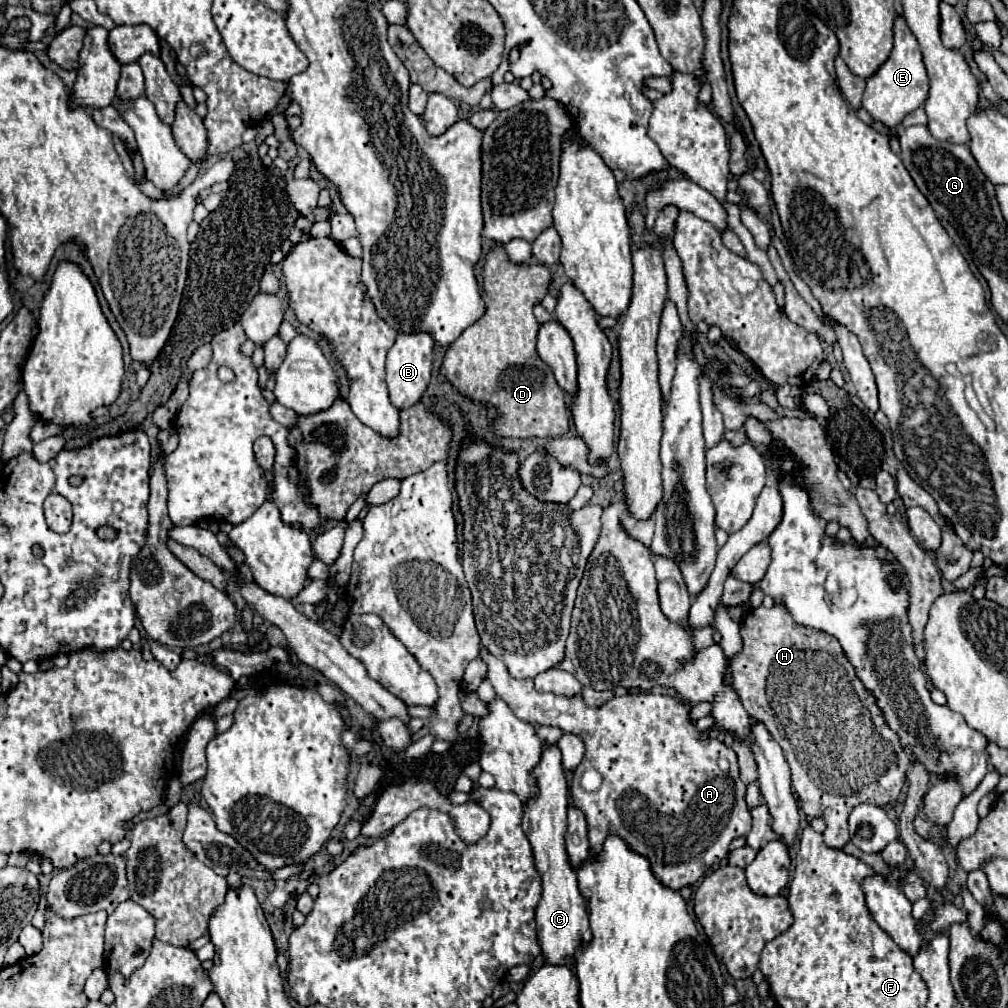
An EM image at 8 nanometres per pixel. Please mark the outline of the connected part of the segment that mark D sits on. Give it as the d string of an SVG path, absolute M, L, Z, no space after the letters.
M495 243L485 257L481 275L481 295L487 307L485 315L467 327L451 347L447 347L441 375L445 375L461 395L499 411L499 419L491 425L493 433L499 437L525 439L565 435L571 423L565 405L565 391L557 385L551 367L547 367L535 351L539 323L533 315L533 305L547 293L551 281L549 269L539 263L511 263L505 245Z

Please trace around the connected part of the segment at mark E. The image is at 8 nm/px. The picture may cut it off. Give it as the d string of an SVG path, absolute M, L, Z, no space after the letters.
M897 17L893 25L891 55L883 63L883 67L879 67L879 71L867 79L867 89L863 95L863 109L867 109L875 117L875 121L881 121L887 127L897 127L905 115L909 115L911 111L915 111L917 107L925 103L927 93L929 93L929 79L927 79L923 59L921 59L919 43L915 35L911 35L905 19Z

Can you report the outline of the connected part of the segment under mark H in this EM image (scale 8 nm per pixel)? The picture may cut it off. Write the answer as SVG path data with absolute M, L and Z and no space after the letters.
M761 605L741 621L741 637L745 645L731 665L731 685L751 719L765 723L769 733L781 745L801 809L805 815L821 817L827 825L823 833L825 845L831 849L843 849L849 841L847 815L859 803L879 807L893 803L905 783L911 753L901 747L899 737L889 729L875 699L863 689L853 665L833 635L795 623L789 611L781 605L771 609Z

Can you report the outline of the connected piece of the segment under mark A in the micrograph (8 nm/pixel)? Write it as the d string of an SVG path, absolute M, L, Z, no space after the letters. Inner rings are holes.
M481 647L481 659L487 665L487 679L491 681L495 693L509 703L517 717L529 721L531 725L559 727L565 733L575 733L585 741L587 751L581 765L575 769L571 795L573 805L579 807L587 817L591 855L601 851L607 835L617 833L633 851L649 857L653 873L663 885L679 891L681 887L693 885L705 877L715 863L721 863L727 857L729 843L739 835L747 835L751 829L751 811L745 803L747 787L739 779L735 751L719 739L703 737L703 733L691 723L689 709L681 705L677 697L631 691L623 697L613 697L601 707L589 707L581 695L565 697L535 691L531 679L511 677L505 663L491 655L485 647ZM587 769L595 769L603 777L601 787L593 793L587 793L579 783Z

